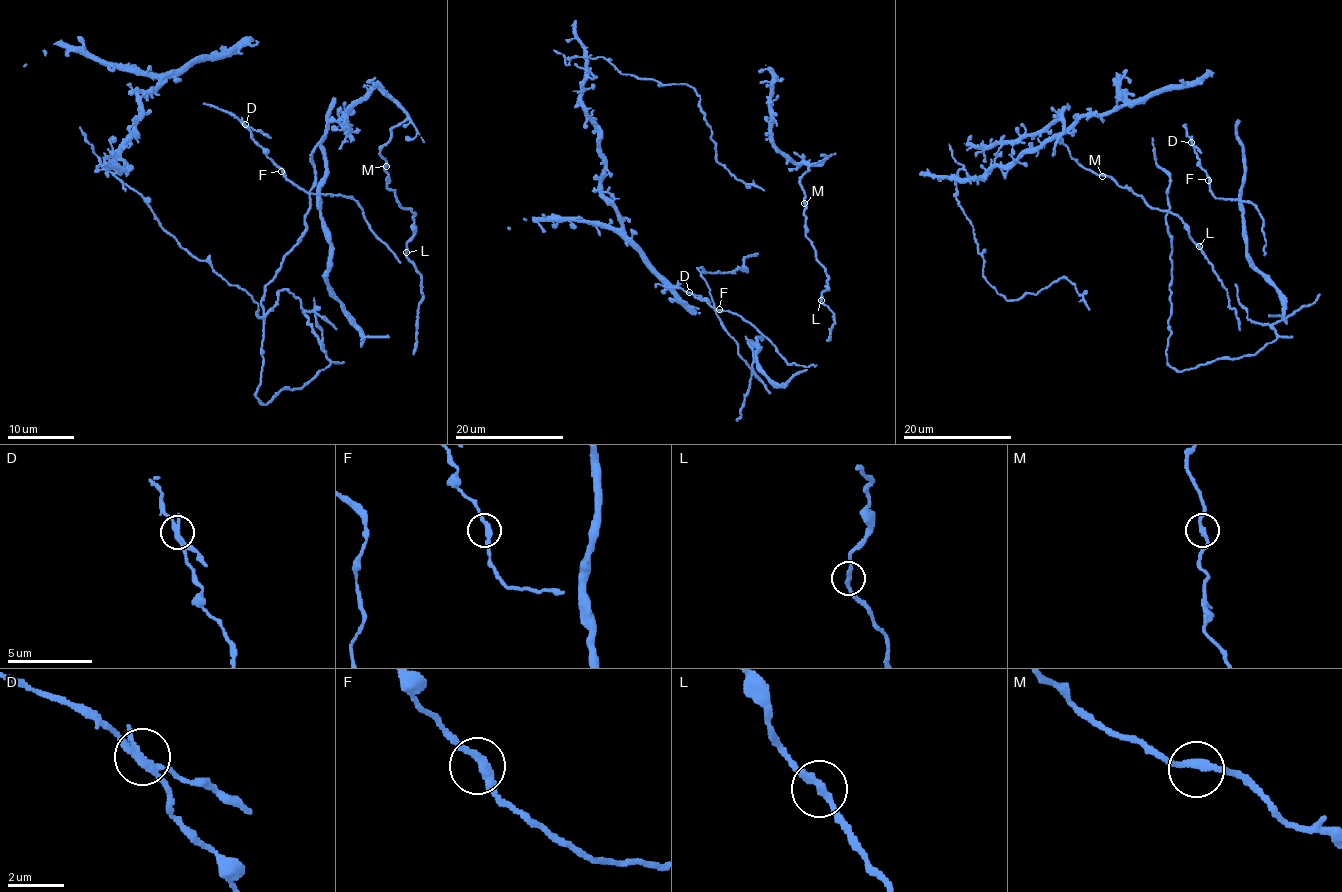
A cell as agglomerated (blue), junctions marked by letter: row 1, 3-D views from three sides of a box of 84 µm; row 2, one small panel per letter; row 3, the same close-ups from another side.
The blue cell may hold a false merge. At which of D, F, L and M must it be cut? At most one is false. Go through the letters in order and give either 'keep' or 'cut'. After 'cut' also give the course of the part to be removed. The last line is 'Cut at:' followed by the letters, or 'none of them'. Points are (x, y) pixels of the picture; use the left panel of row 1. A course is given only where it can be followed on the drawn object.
D: cut; course (244, 124), (271, 137)
F: keep
L: keep
M: keep
Cut at: D

